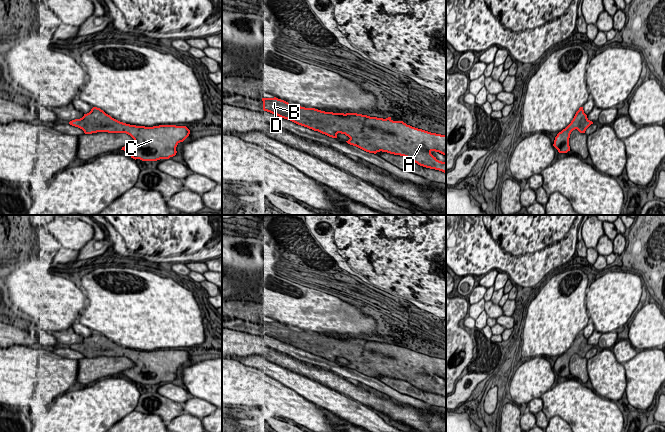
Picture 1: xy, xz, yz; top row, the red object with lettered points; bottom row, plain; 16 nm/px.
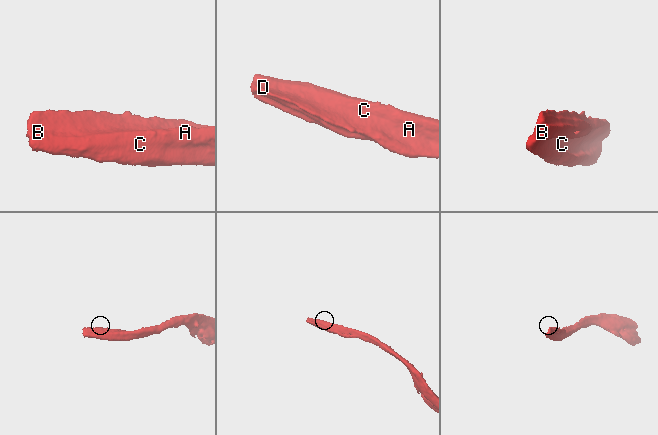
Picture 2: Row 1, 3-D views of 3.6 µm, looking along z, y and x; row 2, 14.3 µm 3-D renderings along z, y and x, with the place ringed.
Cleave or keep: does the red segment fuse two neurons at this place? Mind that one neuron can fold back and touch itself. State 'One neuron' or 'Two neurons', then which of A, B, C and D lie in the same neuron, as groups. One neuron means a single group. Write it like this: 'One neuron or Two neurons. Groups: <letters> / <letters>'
One neuron. Groups: A B C D

